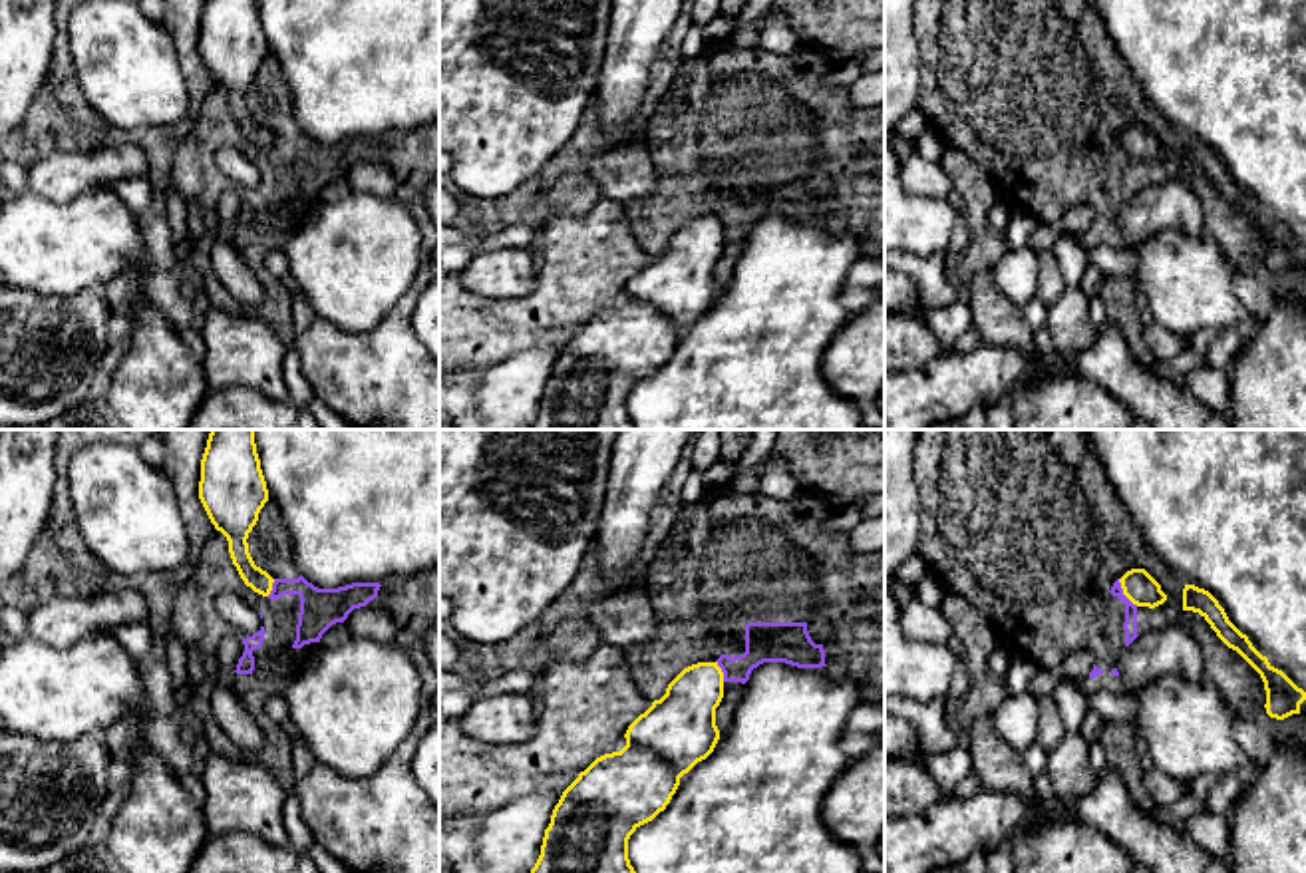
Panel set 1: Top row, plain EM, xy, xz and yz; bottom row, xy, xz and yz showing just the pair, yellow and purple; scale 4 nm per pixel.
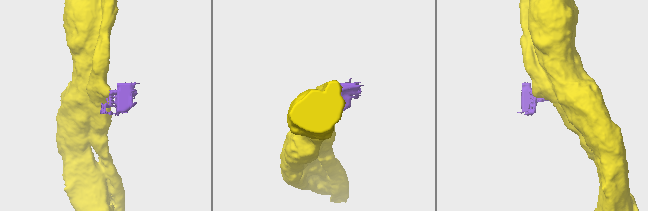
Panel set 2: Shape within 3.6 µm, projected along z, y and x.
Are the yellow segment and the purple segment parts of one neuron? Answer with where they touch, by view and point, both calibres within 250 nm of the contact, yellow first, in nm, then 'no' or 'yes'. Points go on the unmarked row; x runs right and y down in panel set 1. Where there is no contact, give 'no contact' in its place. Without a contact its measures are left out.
contact yz (1124, 148); calibres 140 and 60 nm; no

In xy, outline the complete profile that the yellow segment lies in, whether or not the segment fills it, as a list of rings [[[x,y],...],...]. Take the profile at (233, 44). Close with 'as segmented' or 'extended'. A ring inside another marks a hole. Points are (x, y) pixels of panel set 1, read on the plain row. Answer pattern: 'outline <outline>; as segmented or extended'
outline [[[207,0],[199,54],[215,84],[227,91],[233,119],[245,139],[268,151],[274,133],[254,119],[246,97],[268,56],[256,0]]]; as segmented

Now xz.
outline [[[718,217],[684,223],[666,249],[628,280],[626,300],[596,312],[563,346],[531,430],[638,430],[628,414],[628,394],[666,364],[680,332],[714,306],[720,294],[716,262],[722,253],[724,227]]]; as segmented

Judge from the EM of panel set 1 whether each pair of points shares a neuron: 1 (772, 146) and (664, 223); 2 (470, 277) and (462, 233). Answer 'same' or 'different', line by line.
1: same
2: different

